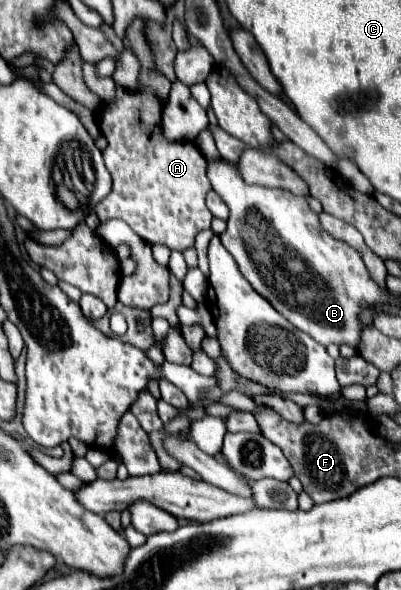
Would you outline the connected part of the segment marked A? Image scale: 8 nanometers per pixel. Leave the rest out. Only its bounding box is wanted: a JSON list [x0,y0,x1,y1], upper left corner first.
[94,18,212,252]

